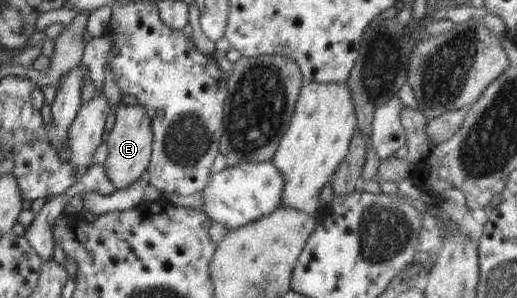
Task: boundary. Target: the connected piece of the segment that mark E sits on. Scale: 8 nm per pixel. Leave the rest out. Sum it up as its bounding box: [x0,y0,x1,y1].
[104,102,152,189]

